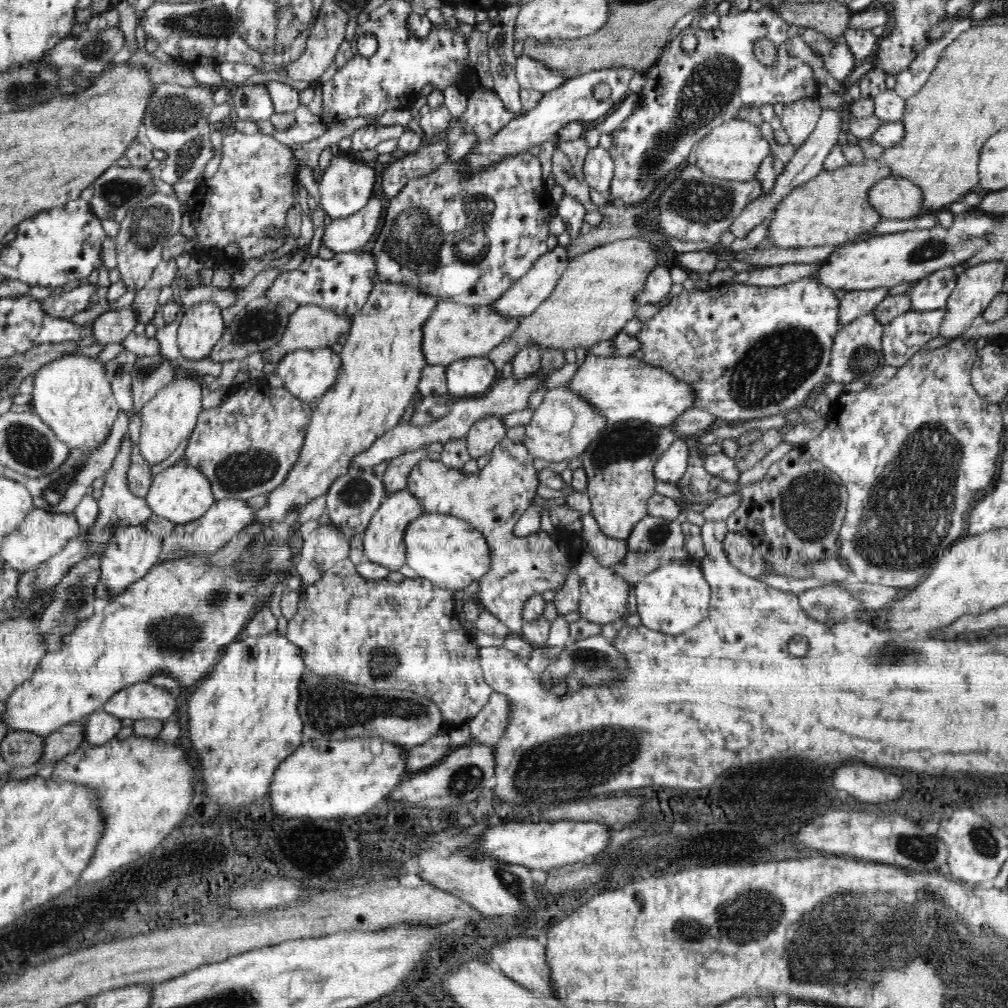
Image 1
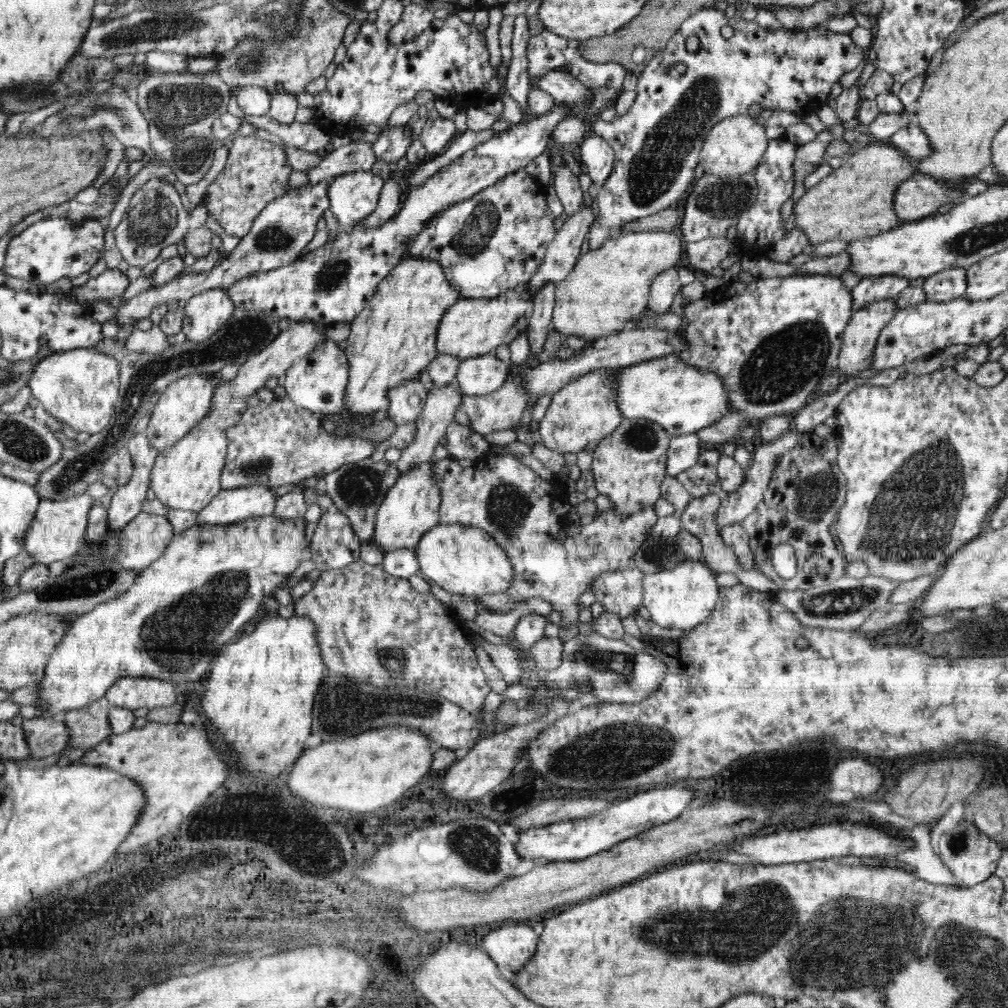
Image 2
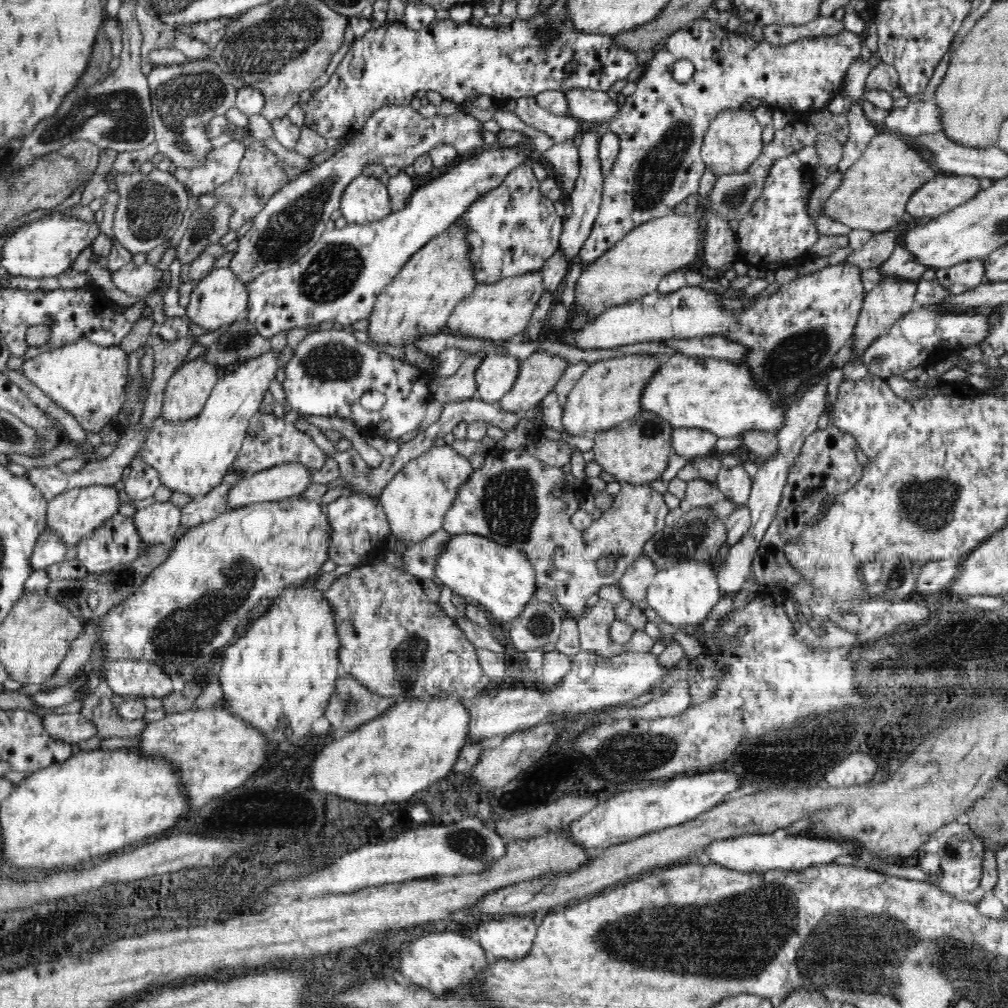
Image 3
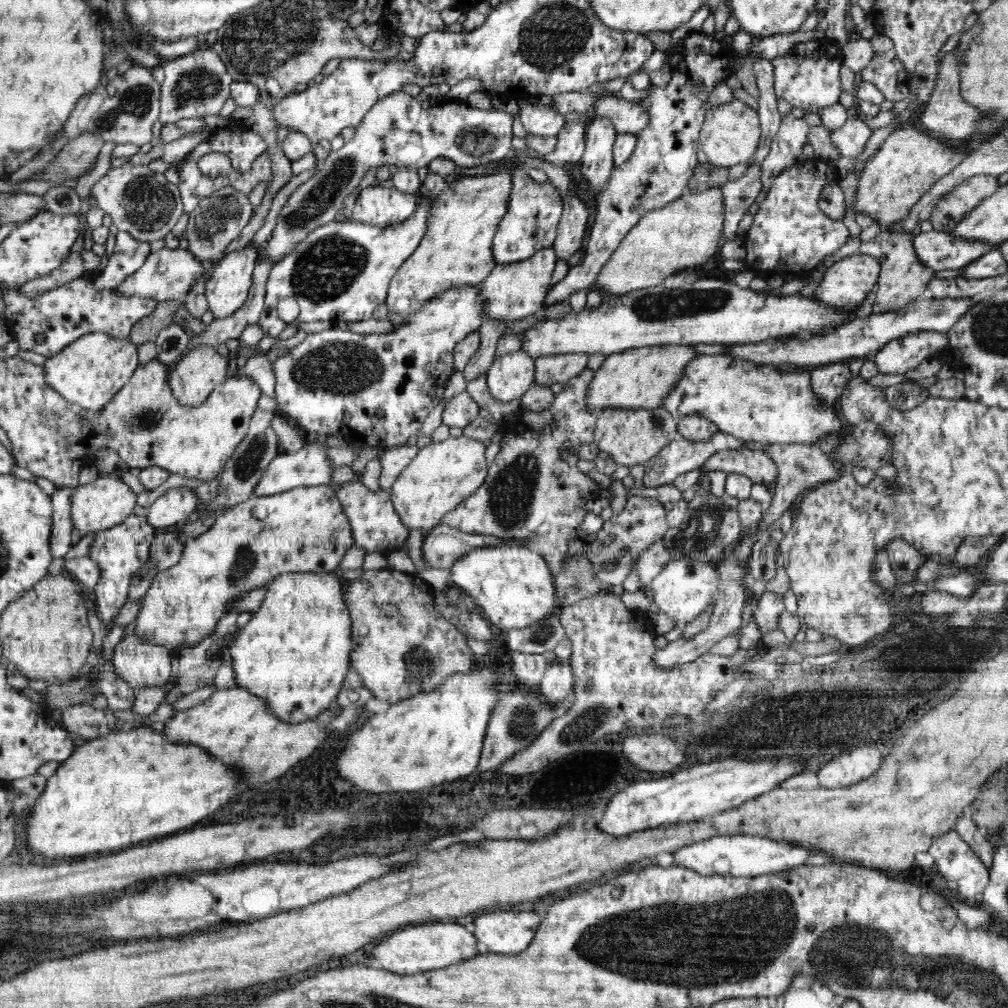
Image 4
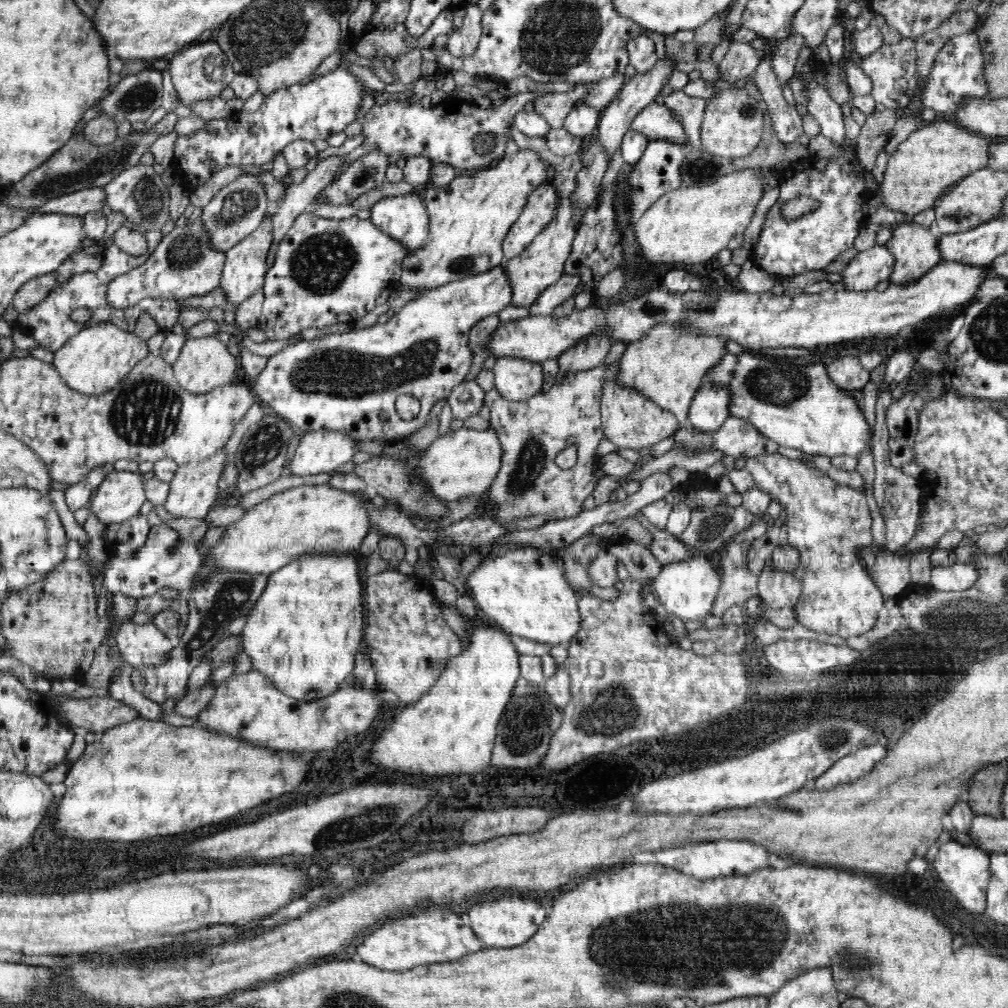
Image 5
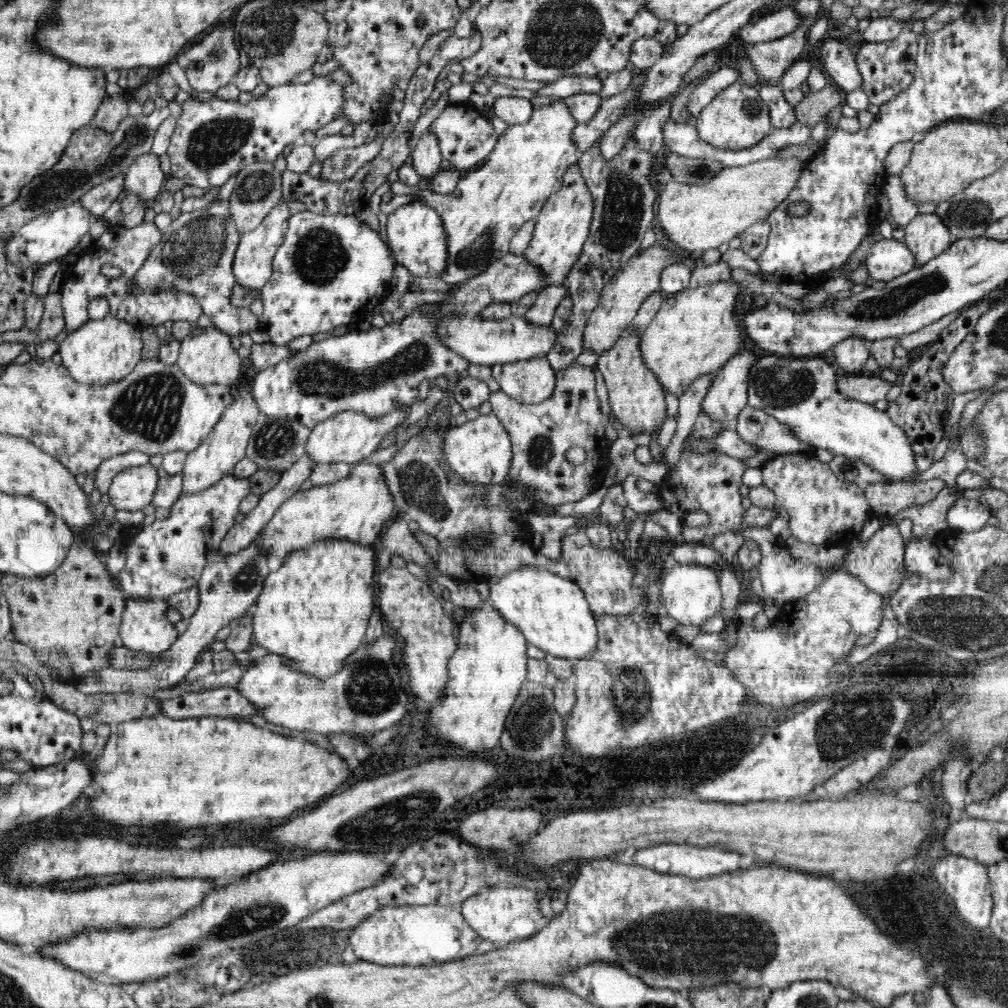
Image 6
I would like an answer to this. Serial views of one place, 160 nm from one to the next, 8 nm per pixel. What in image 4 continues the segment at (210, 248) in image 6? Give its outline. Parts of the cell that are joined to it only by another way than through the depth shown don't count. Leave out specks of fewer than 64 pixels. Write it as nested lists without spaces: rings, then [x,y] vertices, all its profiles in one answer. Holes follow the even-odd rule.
[[[164,247],[150,253],[144,264],[129,274],[128,278],[115,289],[115,292],[119,293],[119,297],[142,296],[142,298],[156,299],[158,302],[184,300],[192,288],[192,283],[206,272],[201,262],[202,260],[198,260],[187,247],[178,247],[174,250]]]

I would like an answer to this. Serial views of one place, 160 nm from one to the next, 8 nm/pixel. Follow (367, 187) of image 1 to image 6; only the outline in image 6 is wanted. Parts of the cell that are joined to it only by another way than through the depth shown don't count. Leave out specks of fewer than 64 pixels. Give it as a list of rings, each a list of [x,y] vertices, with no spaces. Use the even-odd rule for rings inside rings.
[[[416,197],[407,204],[399,206],[387,216],[383,237],[386,239],[395,259],[416,277],[442,278],[441,272],[446,268],[447,234],[439,214]]]

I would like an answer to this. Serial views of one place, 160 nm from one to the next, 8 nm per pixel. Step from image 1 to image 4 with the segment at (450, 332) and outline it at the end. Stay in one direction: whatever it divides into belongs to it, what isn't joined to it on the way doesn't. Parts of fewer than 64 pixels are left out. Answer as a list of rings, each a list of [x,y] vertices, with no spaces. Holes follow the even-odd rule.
[[[550,246],[538,250],[534,256],[526,260],[514,264],[496,265],[480,283],[480,295],[486,299],[485,319],[506,323],[508,327],[513,322],[537,314],[544,308],[546,296],[550,292],[550,282],[556,263],[556,253],[553,246]]]

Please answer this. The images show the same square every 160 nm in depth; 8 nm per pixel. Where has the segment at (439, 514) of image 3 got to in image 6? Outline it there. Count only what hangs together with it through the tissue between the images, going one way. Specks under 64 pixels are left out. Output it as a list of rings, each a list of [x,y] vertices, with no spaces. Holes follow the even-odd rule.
[[[494,412],[480,416],[462,426],[452,425],[443,434],[443,458],[459,478],[468,484],[502,484],[506,481],[512,460],[512,445],[506,428]]]

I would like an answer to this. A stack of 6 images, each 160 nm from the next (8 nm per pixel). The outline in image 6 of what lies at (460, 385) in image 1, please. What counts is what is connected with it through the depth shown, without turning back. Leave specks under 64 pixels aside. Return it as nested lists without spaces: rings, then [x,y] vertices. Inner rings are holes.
[[[546,356],[494,368],[500,390],[524,404],[540,404],[549,399],[555,387],[556,373]]]

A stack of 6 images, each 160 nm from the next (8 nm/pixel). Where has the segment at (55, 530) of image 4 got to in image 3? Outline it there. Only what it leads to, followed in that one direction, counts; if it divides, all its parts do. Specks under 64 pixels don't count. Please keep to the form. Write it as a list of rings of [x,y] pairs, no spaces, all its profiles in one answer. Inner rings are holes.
[[[47,529],[38,537],[32,558],[30,558],[31,570],[44,570],[46,567],[63,562],[66,558],[66,548],[62,539],[55,532]]]

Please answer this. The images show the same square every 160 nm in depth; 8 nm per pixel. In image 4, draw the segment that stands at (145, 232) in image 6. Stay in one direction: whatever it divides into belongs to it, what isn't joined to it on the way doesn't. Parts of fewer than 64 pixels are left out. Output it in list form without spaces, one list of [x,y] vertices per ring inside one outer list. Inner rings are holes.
[[[118,234],[115,244],[106,268],[94,278],[72,280],[54,290],[38,294],[36,298],[21,294],[19,289],[2,294],[6,307],[6,323],[13,341],[18,341],[20,349],[48,358],[85,334],[98,332],[109,334],[114,338],[126,338],[136,322],[154,313],[159,303],[156,299],[142,298],[142,296],[124,298],[119,297],[119,293],[115,292],[129,274],[144,264],[151,253],[150,242],[138,242],[136,239],[130,240]],[[36,334],[44,334],[42,344],[36,344],[34,340]]]

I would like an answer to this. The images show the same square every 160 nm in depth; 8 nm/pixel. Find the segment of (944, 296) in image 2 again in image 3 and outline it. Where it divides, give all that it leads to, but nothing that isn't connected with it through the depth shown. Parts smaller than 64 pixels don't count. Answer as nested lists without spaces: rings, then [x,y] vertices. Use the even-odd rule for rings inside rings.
[[[985,258],[962,262],[950,268],[940,268],[936,280],[942,284],[944,291],[950,295],[958,295],[974,288],[983,282],[983,262]]]

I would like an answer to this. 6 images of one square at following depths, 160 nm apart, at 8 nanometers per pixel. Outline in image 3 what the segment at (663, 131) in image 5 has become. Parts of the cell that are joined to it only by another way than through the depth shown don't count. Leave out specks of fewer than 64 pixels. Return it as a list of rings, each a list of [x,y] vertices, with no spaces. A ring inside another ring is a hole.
[[[574,88],[563,92],[566,95],[568,103],[568,115],[576,117],[580,121],[598,122],[602,126],[600,132],[606,132],[606,125],[618,114],[618,105],[616,105],[616,98],[611,93],[602,91],[582,90]]]

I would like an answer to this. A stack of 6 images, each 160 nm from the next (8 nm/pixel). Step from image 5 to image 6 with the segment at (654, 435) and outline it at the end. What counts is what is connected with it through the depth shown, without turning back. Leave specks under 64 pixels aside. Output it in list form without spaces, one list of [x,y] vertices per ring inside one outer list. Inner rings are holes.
[[[634,324],[620,334],[617,344],[598,359],[597,367],[608,390],[608,404],[616,420],[626,429],[626,435],[646,434],[659,430],[667,419],[665,392],[649,368],[642,361],[639,332]]]

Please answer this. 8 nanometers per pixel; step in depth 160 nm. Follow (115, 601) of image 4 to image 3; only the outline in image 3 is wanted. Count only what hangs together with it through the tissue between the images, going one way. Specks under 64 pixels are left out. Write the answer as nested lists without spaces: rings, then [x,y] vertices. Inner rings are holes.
[[[114,513],[108,520],[102,523],[102,526],[93,530],[93,532],[77,545],[78,561],[87,568],[88,573],[94,573],[98,576],[107,573],[110,569],[118,566],[126,566],[134,562],[144,551],[143,542],[135,529],[133,517],[123,516],[120,513]]]

